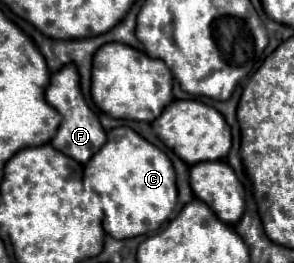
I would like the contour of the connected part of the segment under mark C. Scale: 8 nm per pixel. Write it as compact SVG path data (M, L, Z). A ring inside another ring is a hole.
M130 127L110 129L106 137L108 141L102 149L82 165L82 191L76 195L82 201L82 209L100 209L102 229L114 239L158 231L170 219L178 201L172 161Z

